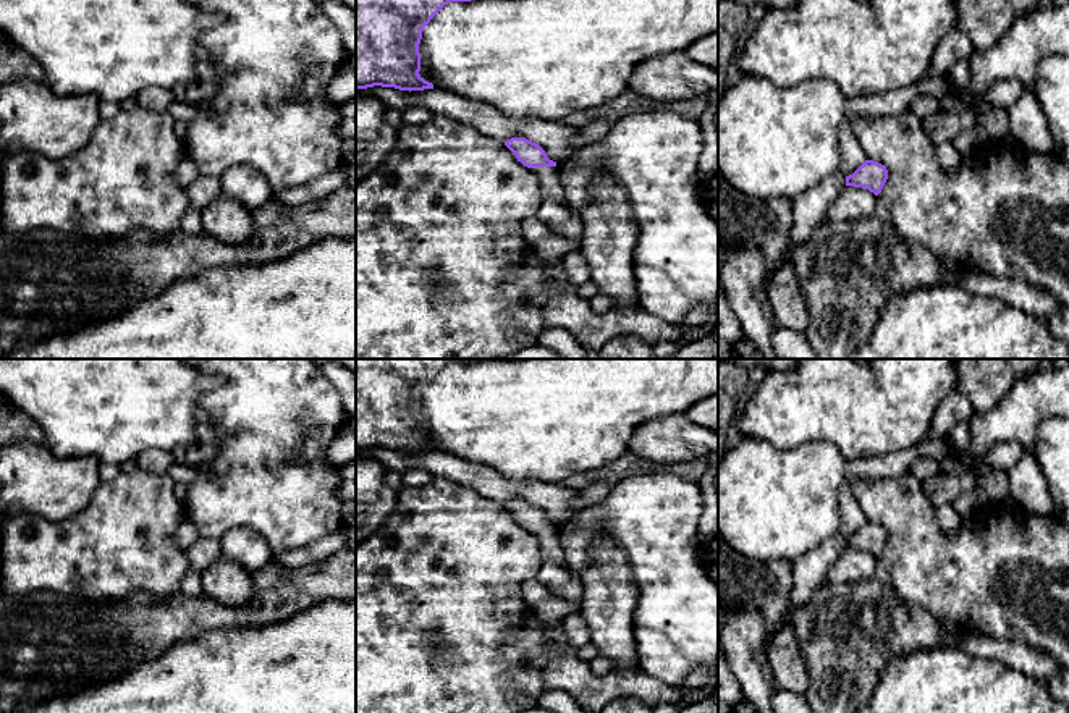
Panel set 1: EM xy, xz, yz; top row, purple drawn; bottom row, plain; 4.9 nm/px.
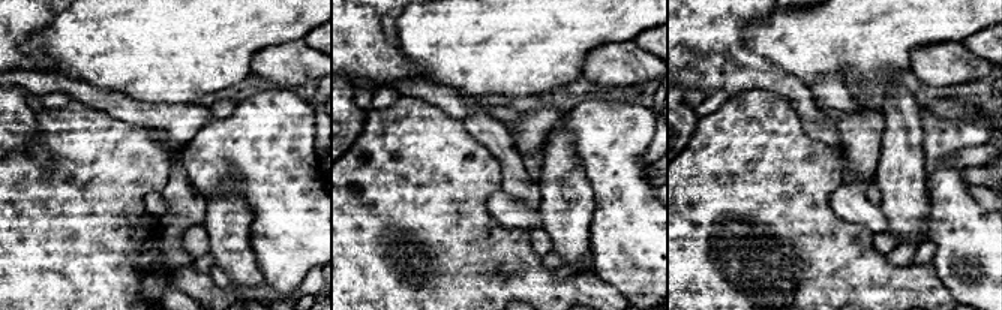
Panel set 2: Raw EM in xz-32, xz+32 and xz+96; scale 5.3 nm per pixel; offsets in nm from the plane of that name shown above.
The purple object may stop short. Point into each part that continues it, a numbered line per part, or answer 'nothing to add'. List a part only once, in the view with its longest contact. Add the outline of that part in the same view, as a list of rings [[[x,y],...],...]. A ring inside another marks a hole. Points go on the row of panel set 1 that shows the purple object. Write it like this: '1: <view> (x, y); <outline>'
1: xz (555, 212); [[[534,167],[540,183],[542,202],[537,217],[556,234],[579,243],[584,221],[564,197],[563,186],[558,178],[558,167]]]

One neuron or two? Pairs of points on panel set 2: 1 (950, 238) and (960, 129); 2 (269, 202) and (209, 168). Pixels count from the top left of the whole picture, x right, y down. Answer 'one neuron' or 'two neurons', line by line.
1: one neuron
2: one neuron

